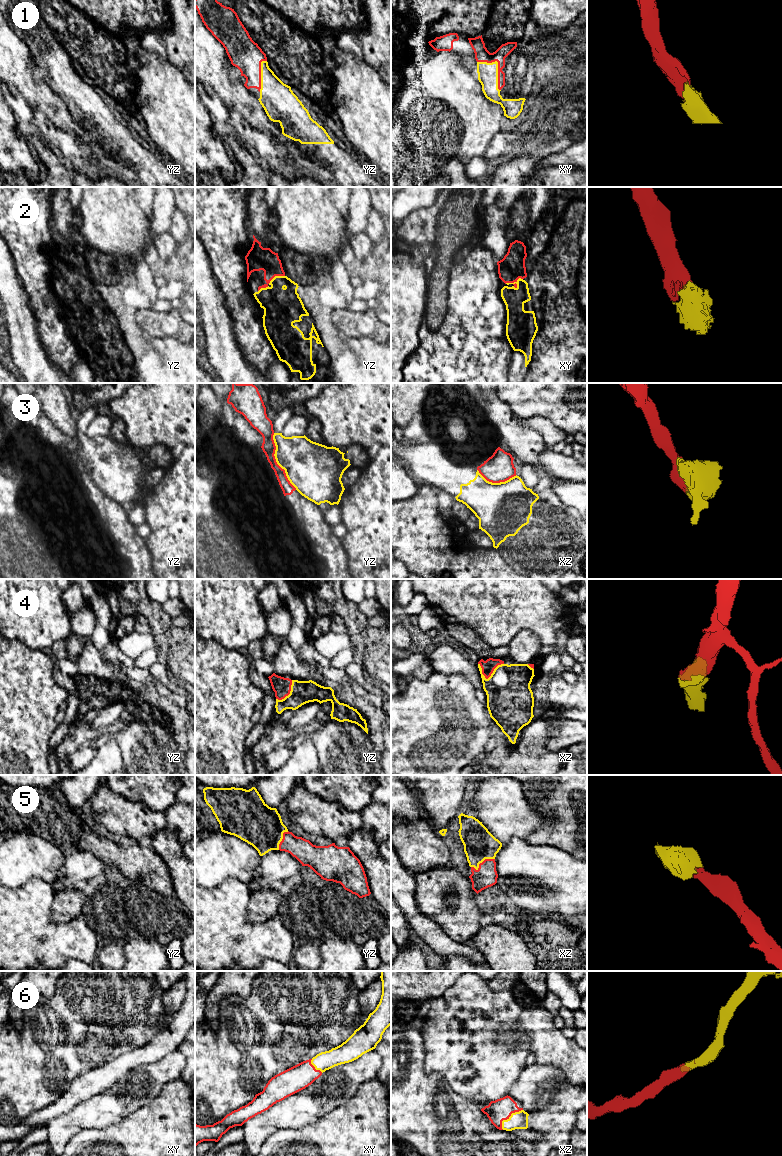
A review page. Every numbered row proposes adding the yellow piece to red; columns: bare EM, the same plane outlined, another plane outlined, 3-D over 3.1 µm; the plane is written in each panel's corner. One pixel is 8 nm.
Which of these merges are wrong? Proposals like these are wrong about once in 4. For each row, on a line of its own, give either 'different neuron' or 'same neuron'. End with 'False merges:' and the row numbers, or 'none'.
1: same neuron
2: same neuron
3: different neuron
4: same neuron
5: same neuron
6: same neuron
False merges: 3

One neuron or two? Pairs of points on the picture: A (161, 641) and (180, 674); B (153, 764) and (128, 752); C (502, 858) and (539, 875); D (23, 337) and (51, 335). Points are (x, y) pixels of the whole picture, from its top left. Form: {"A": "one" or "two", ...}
{"A": "one", "B": "one", "C": "one", "D": "two"}

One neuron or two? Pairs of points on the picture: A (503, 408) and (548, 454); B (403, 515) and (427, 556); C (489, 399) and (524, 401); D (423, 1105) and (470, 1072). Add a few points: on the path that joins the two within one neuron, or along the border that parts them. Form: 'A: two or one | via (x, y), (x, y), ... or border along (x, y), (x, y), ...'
A: two | border along (548, 446), (538, 458), (539, 469), (544, 474)
B: one | via (409, 525), (426, 546)
C: two | border along (497, 393), (518, 417)
D: two | border along (430, 1073), (438, 1073), (455, 1092), (468, 1099)

